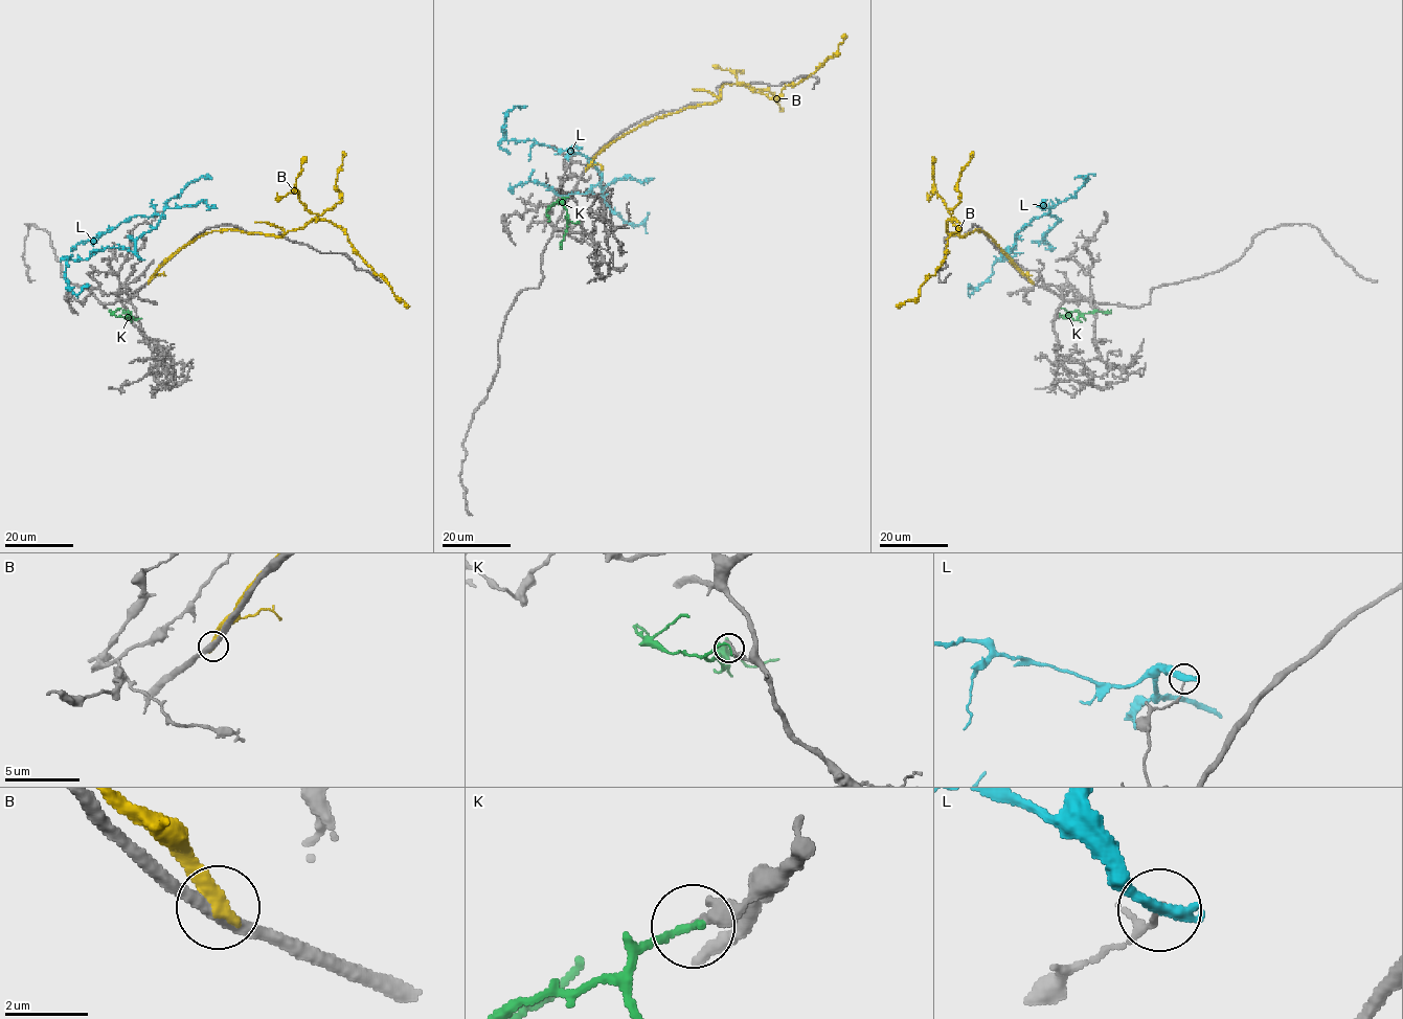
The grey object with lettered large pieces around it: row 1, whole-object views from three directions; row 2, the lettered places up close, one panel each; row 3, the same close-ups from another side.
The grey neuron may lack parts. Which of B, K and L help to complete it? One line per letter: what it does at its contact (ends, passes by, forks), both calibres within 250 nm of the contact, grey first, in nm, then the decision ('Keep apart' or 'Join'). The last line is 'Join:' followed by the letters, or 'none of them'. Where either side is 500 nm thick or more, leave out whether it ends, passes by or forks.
B: It ends there. Thickness 360 nm (grey) against 420 nm. Keep apart
K: It ends there. Thickness 300 nm (grey) against 200 nm. Keep apart
L: It ends there. Thickness 100 nm (grey) against 400 nm. Keep apart
Join: none of them

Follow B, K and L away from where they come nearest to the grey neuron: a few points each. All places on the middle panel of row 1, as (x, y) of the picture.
B: (587, 170), (610, 143), (646, 122), (714, 103), (724, 84), (746, 84), (776, 98), (831, 58), (844, 35)
K: (568, 197), (563, 200), (567, 229), (561, 249)
L: (579, 149), (572, 148), (593, 161), (602, 177), (585, 193), (559, 196), (532, 181), (514, 187), (510, 183)

